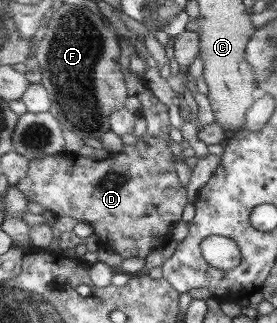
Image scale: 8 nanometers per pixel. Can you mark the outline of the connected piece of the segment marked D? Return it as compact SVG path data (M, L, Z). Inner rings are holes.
M125 34L118 36L121 44L121 56L119 64L124 72L129 95L137 98L140 109L137 116L145 120L145 133L132 145L123 145L122 151L112 153L103 160L90 160L80 155L72 156L69 152L58 155L43 156L42 160L30 161L28 176L21 180L17 186L26 193L30 201L40 204L45 210L49 210L57 218L59 216L70 216L77 222L84 222L92 227L94 236L97 236L97 246L112 250L126 258L143 258L150 252L146 248L159 248L168 238L168 228L172 222L180 220L182 208L186 206L186 192L180 186L176 172L174 172L174 158L166 148L168 142L169 118L165 104L158 102L150 94L151 90L144 88L137 76L129 71L129 56L136 53L134 46L126 38Z

